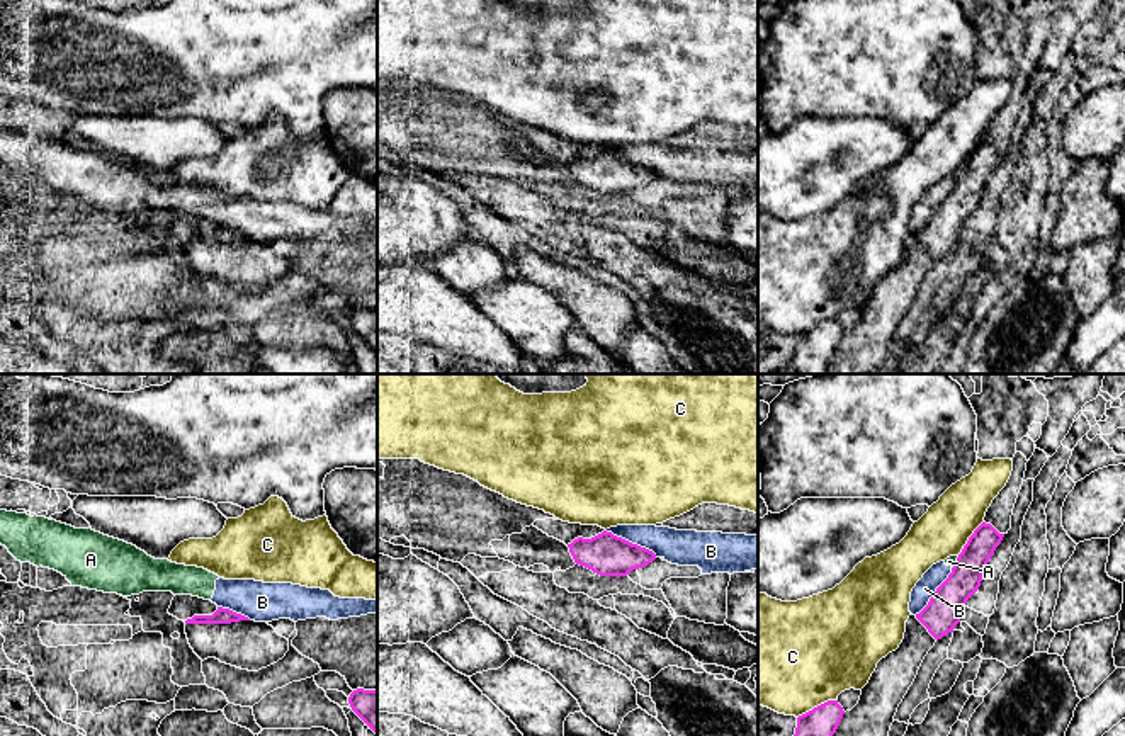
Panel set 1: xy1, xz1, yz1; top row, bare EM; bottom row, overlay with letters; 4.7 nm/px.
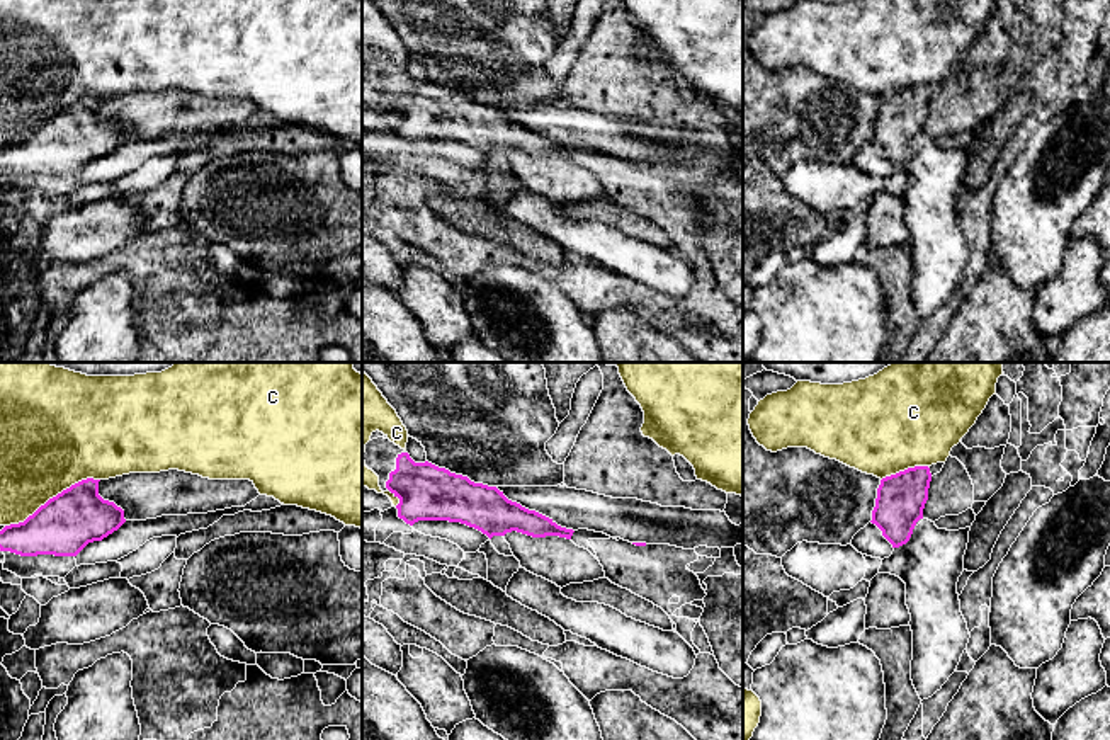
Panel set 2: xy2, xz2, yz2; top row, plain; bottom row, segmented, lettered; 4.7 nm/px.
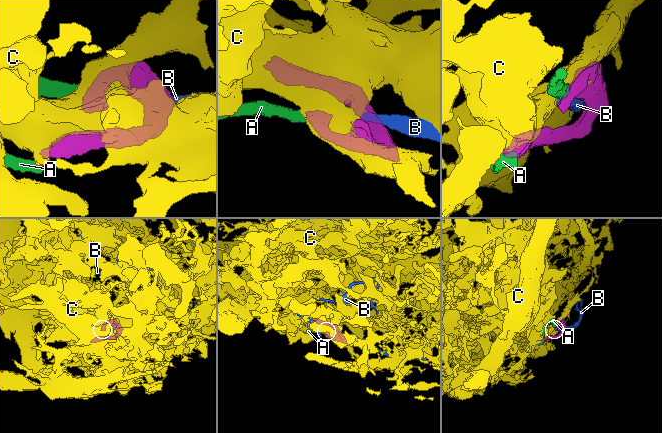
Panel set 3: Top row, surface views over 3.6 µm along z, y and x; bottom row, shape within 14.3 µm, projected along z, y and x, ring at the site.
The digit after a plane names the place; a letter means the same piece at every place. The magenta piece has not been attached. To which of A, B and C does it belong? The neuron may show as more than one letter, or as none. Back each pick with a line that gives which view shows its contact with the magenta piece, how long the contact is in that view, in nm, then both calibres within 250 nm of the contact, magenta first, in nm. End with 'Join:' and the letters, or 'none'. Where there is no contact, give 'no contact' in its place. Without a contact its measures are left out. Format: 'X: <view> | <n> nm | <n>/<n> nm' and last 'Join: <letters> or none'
Join: none

